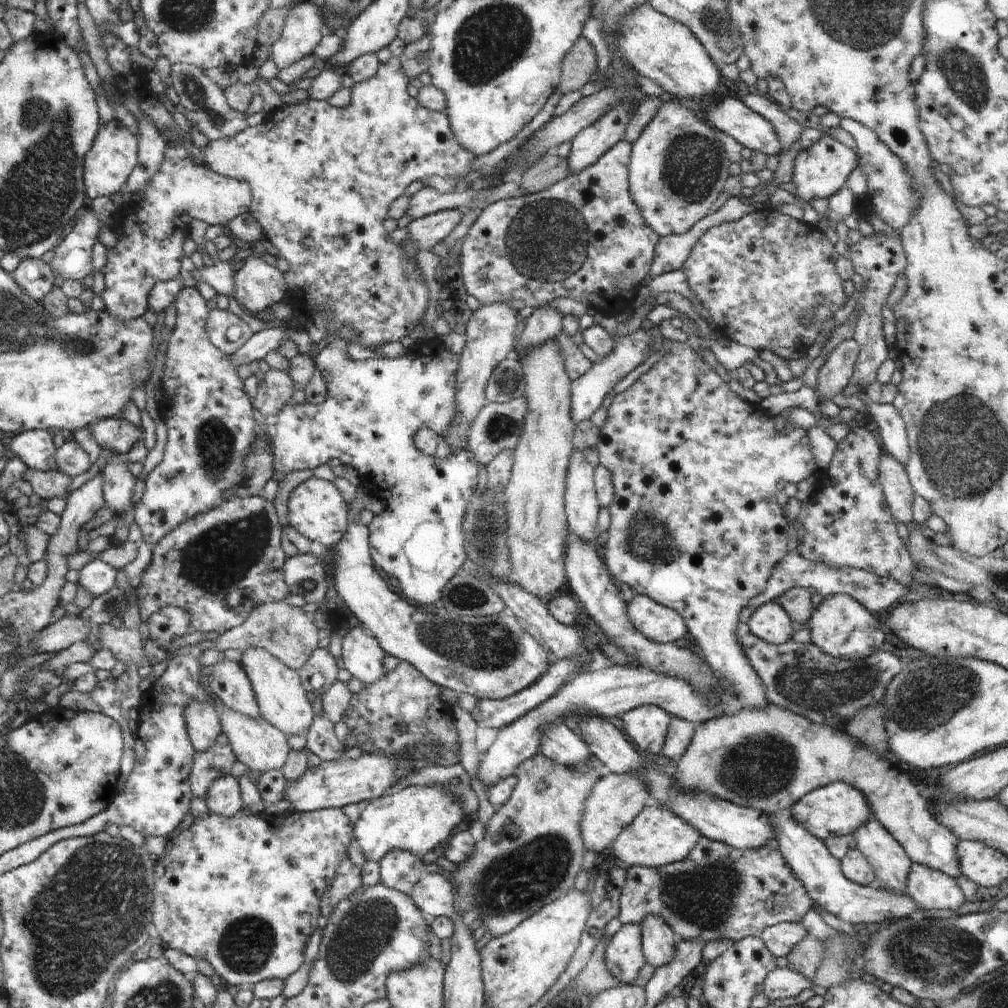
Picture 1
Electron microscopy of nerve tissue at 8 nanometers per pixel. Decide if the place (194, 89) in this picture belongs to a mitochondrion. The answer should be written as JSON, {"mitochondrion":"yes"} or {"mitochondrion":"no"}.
{"mitochondrion":"yes"}

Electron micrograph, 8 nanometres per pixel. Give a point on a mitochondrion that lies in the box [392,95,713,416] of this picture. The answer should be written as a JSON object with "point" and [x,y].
{"point":[546,242]}

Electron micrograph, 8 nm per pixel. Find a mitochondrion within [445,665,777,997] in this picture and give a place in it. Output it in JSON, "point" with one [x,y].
{"point":[523,878]}

